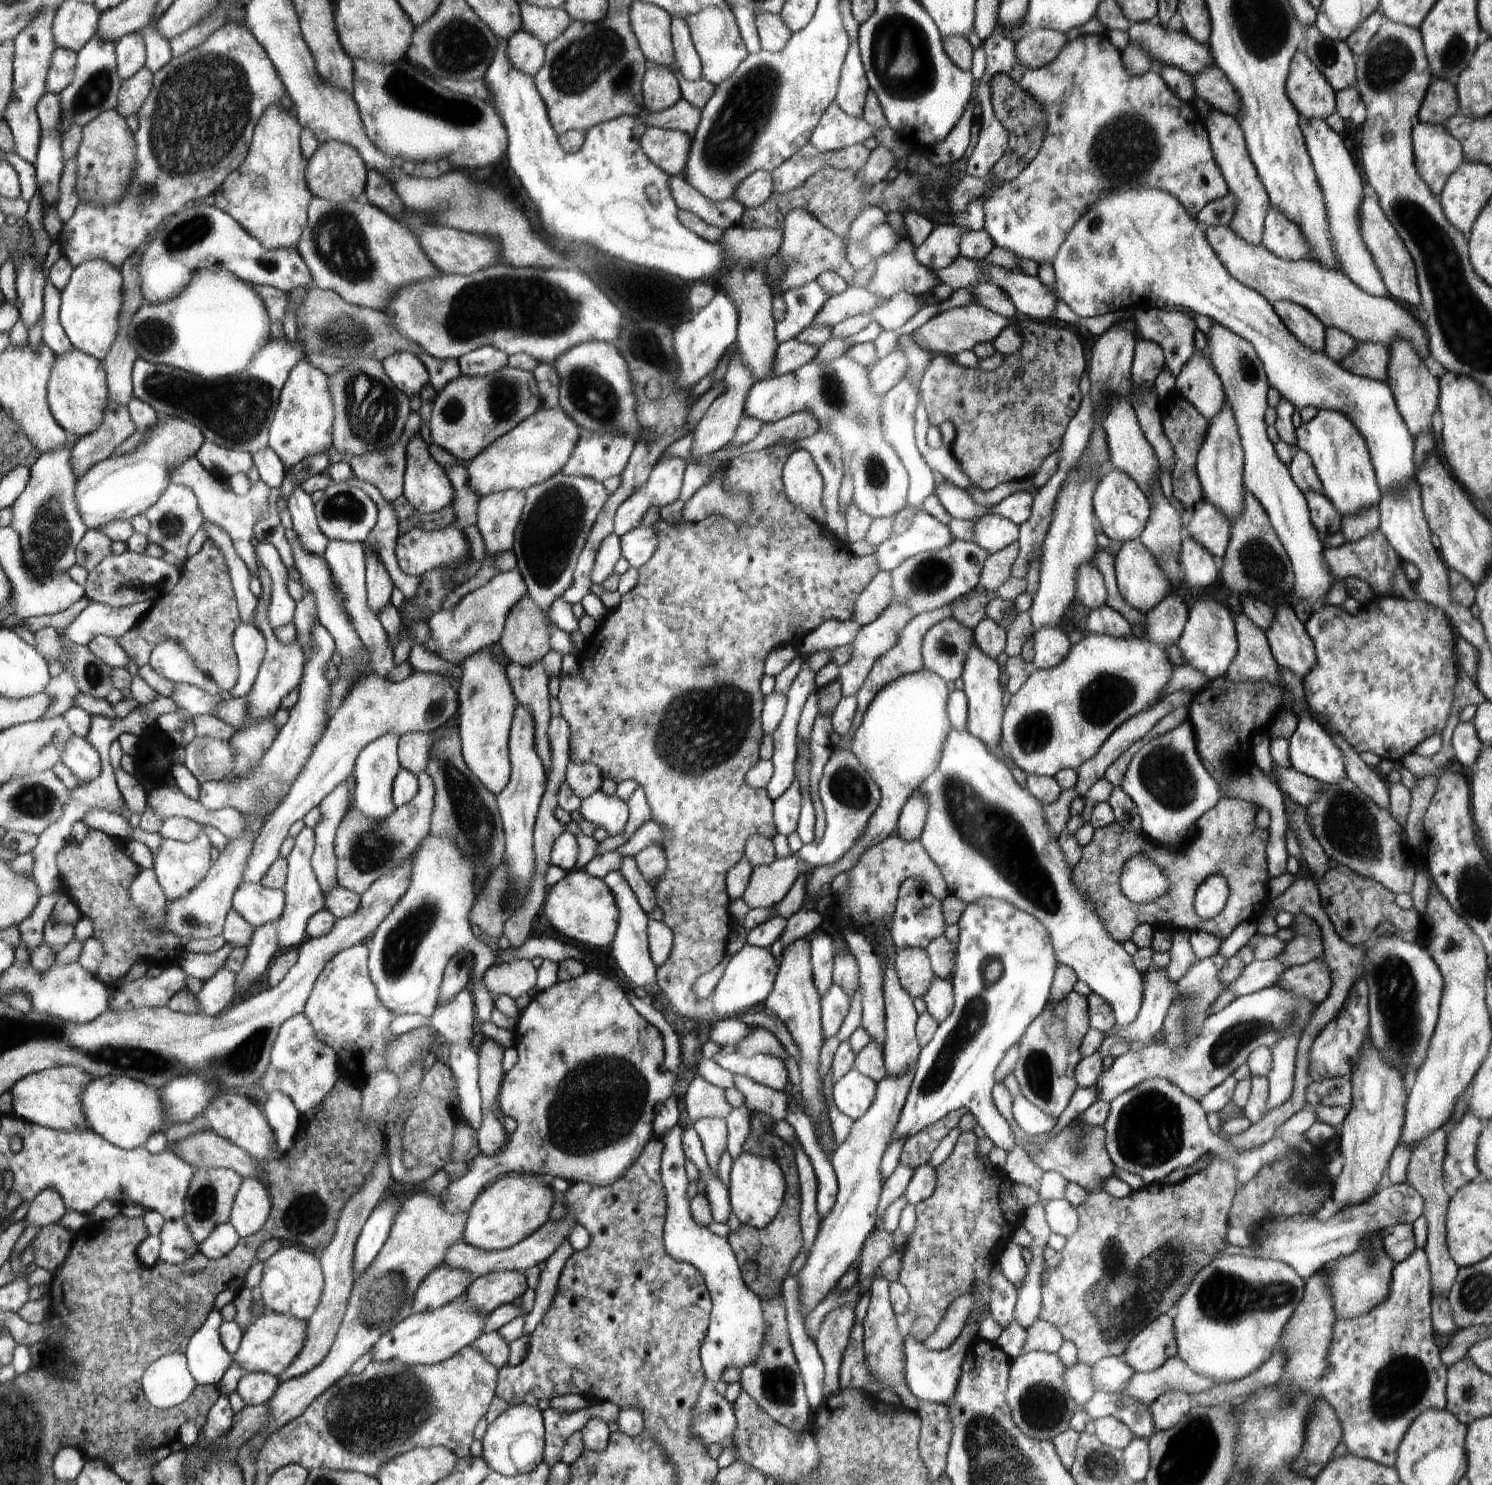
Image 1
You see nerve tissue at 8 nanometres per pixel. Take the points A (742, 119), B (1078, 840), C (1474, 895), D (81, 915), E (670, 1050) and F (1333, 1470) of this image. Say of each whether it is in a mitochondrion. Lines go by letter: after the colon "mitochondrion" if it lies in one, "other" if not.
A: mitochondrion
B: other
C: mitochondrion
D: other
E: other
F: other

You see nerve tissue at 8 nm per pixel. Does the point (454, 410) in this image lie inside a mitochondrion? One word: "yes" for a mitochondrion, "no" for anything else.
yes

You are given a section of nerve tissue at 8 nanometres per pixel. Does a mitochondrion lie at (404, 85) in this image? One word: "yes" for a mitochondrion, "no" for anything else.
yes

